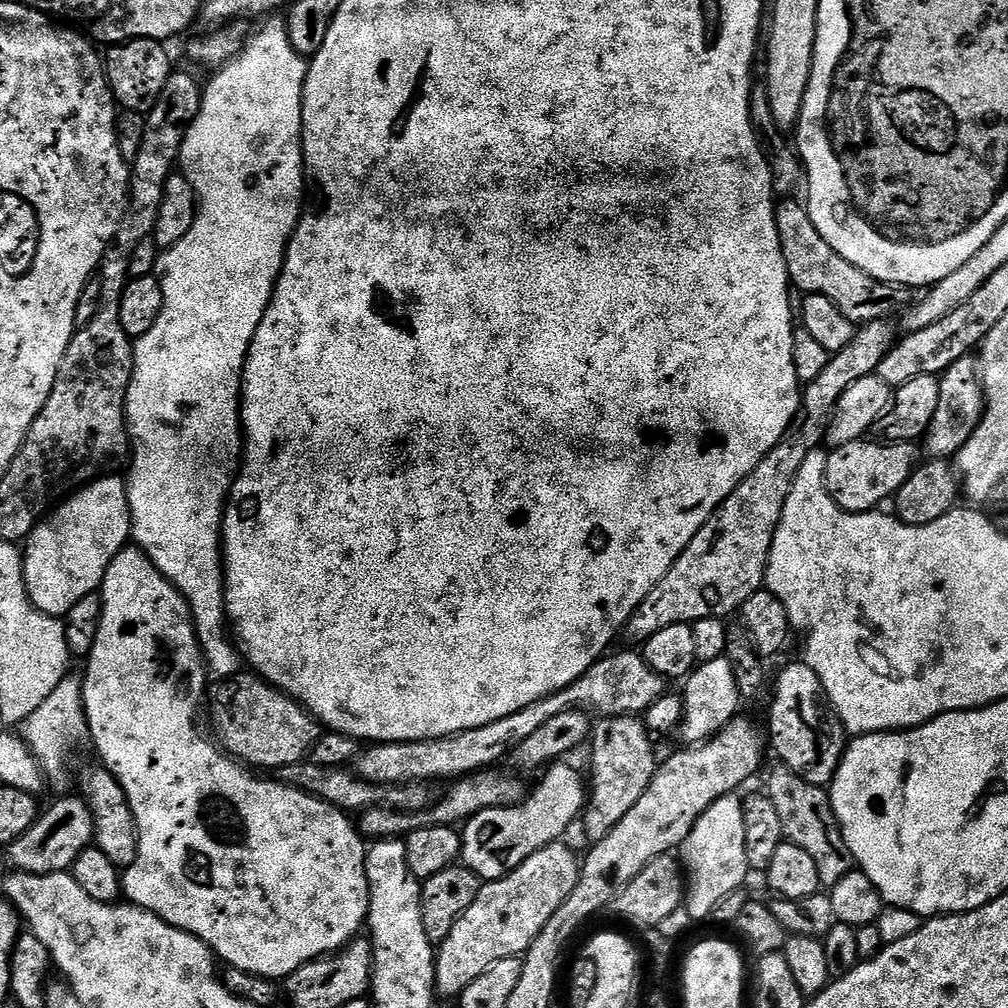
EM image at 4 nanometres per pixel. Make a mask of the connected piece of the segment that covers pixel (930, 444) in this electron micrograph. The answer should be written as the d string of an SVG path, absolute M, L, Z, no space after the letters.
M969 354L958 358L958 362L951 364L940 376L938 410L934 410L934 418L922 437L923 455L929 460L951 461L962 450L962 446L970 442L974 430L984 416L985 407L984 386L980 383L977 357Z

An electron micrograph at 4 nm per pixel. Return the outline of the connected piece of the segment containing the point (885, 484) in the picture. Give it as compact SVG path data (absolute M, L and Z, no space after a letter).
M872 438L846 442L846 446L838 446L827 453L824 461L824 491L830 494L841 513L868 514L879 509L883 500L891 501L896 491L906 482L906 478L910 478L913 468L918 464L916 452L918 456L917 445L912 442L877 442Z

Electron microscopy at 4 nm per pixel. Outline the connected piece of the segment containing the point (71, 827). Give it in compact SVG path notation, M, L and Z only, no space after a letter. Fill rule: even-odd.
M64 796L54 801L52 808L45 807L34 826L30 826L30 830L26 830L26 834L18 837L13 844L7 845L6 852L12 859L13 869L39 876L68 872L78 854L90 847L96 838L96 819L88 808L87 800L76 796Z

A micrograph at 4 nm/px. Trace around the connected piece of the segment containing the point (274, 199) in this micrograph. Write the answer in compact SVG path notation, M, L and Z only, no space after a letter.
M268 18L263 21L260 33L249 35L244 49L229 64L224 65L215 73L212 81L207 81L204 97L200 103L200 112L188 128L186 138L180 147L178 161L179 171L194 186L196 191L196 217L194 226L190 226L190 234L178 242L178 246L163 249L156 258L154 273L162 286L162 314L158 314L158 322L146 330L146 334L135 337L132 353L134 354L134 370L132 381L128 387L128 407L126 409L126 427L135 441L134 451L130 456L130 467L126 472L128 485L128 505L132 511L132 535L135 547L140 548L150 558L154 567L179 590L188 607L192 610L192 622L196 625L196 637L200 640L200 649L204 651L204 662L208 671L217 681L231 680L241 675L242 657L240 649L230 635L228 607L224 601L224 550L222 547L222 529L224 527L224 509L228 507L228 498L232 495L232 482L238 472L238 461L242 456L242 421L240 410L242 397L240 381L244 379L244 363L250 350L250 342L258 330L258 322L262 322L262 314L266 314L268 303L276 289L280 271L284 265L284 255L292 231L300 220L300 214L306 204L306 177L304 174L304 119L302 118L302 102L304 101L304 83L308 73L309 61L299 56L290 46L288 25L283 19Z

